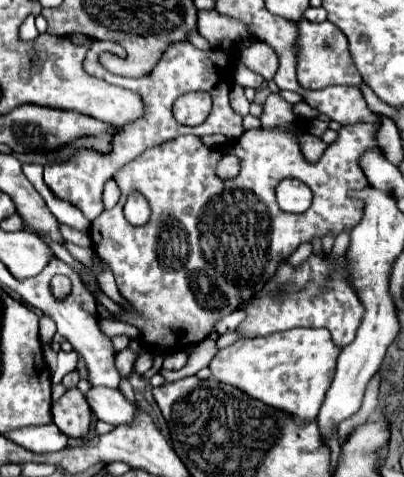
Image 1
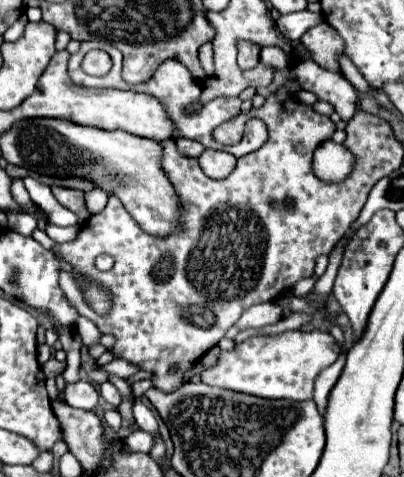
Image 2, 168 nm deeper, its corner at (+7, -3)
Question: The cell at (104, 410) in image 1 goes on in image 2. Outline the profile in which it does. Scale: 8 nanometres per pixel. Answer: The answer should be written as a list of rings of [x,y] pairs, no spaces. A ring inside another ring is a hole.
[[[78,380],[74,384],[66,382],[62,396],[72,408],[82,408],[82,410],[94,410],[94,406],[98,404],[98,398],[100,398],[98,390],[86,380]]]

